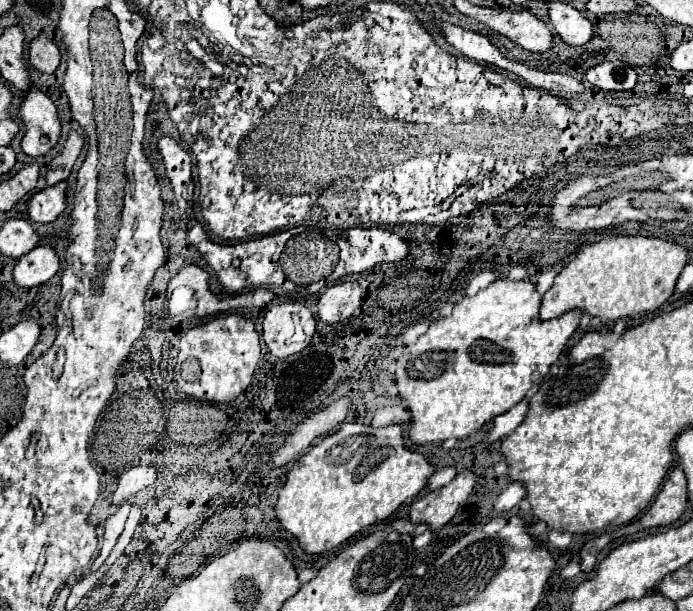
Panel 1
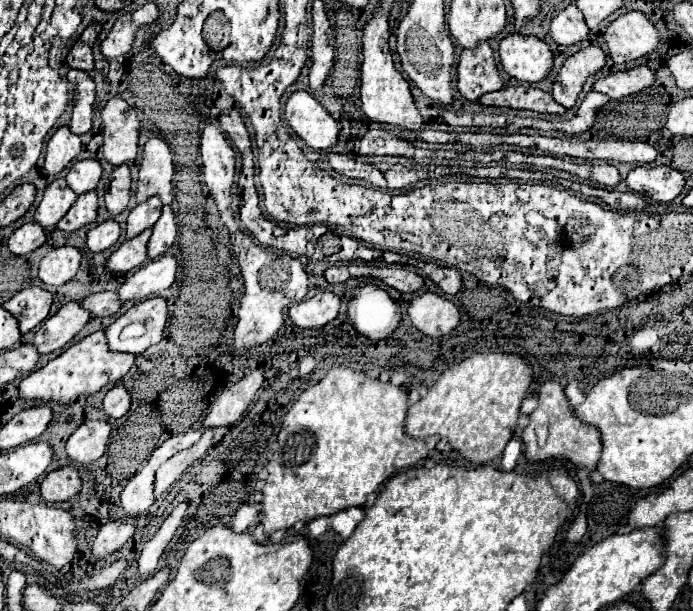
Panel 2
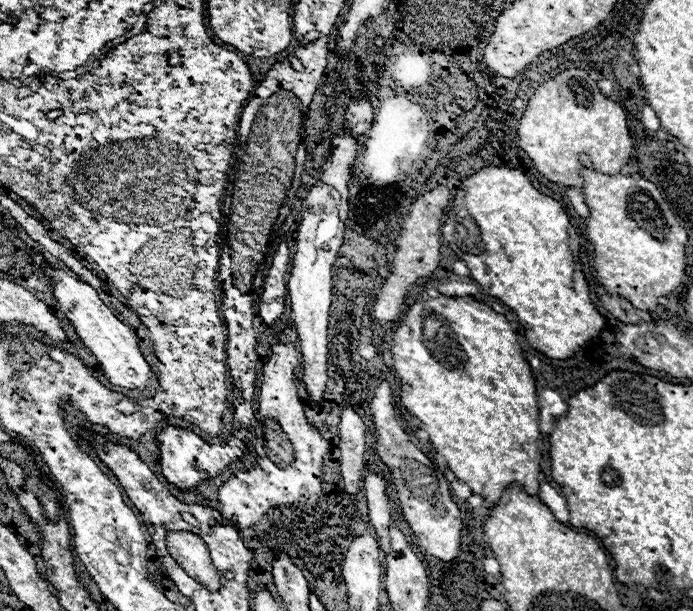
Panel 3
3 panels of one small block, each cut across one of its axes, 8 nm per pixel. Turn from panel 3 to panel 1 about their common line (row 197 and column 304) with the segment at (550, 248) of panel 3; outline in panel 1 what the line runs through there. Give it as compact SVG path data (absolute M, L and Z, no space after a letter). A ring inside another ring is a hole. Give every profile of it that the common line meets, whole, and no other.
M342 424L338 432L328 434L310 452L306 452L288 472L286 484L278 494L276 512L282 526L292 532L306 552L322 554L340 546L362 528L386 520L400 504L422 494L428 478L434 474L434 466L420 454L404 444L400 424L374 428L368 424Z

